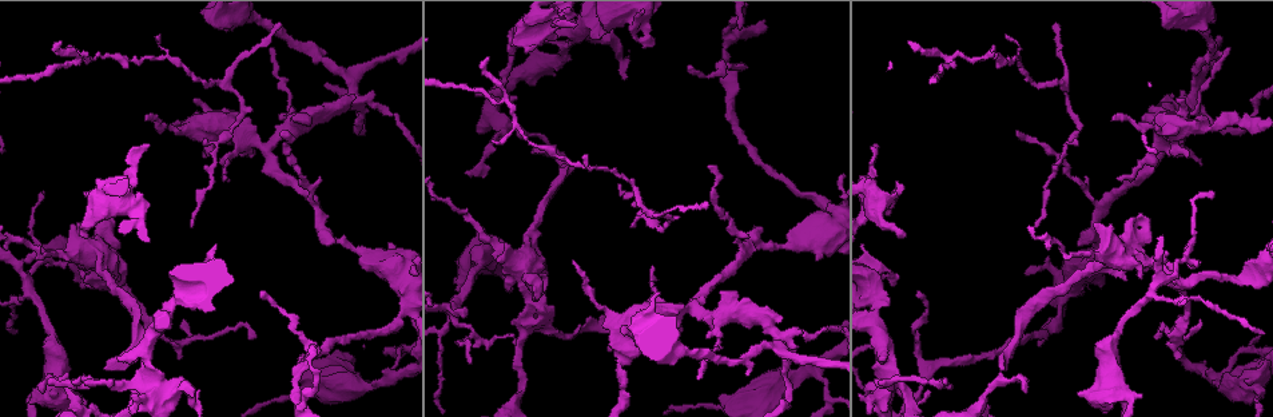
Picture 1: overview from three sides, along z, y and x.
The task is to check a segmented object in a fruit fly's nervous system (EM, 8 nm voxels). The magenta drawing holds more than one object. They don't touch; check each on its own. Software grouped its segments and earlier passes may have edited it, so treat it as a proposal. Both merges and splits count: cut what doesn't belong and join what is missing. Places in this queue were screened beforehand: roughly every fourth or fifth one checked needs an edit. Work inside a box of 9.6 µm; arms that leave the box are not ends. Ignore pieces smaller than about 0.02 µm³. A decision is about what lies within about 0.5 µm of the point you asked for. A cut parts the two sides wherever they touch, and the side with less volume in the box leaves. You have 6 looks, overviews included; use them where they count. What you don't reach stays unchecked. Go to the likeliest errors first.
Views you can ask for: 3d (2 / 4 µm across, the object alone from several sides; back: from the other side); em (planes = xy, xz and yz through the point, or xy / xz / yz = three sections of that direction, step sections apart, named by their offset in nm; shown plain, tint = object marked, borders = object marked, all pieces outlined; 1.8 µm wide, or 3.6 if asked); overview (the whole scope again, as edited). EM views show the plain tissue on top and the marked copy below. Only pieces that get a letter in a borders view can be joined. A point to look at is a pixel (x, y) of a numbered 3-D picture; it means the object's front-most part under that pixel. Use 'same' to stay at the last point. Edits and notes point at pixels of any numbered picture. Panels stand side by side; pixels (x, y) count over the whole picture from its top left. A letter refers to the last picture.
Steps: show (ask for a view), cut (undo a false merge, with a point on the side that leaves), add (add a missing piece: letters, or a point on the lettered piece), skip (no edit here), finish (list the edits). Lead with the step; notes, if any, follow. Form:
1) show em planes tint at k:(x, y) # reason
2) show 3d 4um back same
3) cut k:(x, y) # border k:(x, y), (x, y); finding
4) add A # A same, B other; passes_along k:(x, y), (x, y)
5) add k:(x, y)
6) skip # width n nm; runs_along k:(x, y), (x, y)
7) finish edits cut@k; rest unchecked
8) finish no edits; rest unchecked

show em yz step 4 tint at 1:(25, 279) # looks like a crossing

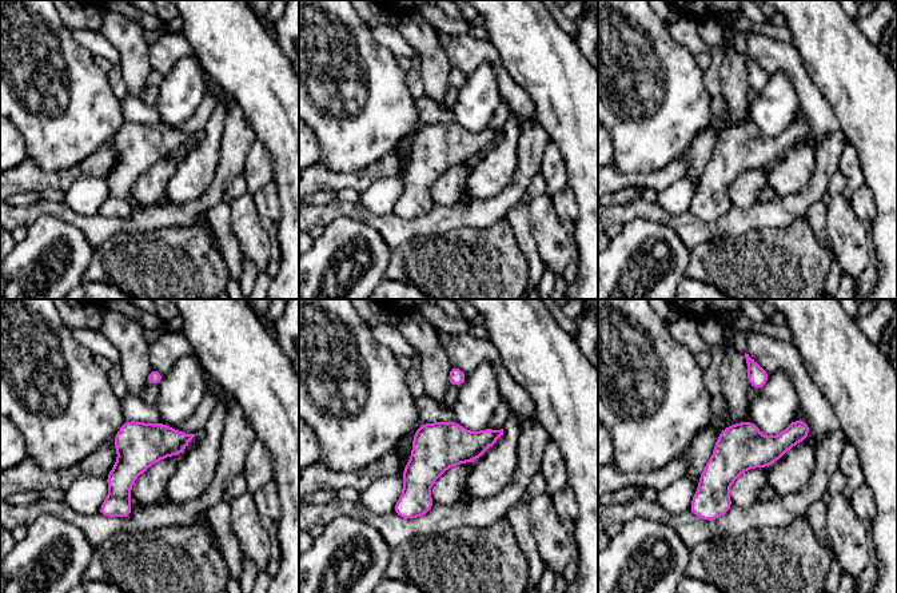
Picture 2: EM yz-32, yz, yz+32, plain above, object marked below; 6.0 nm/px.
show em planes tint same

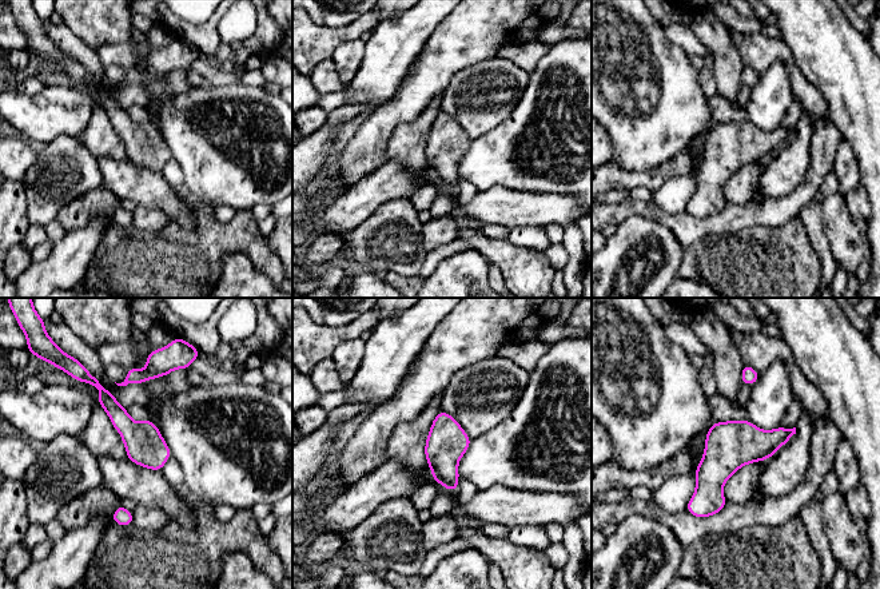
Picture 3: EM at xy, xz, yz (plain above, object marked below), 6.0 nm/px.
show em planes borders same

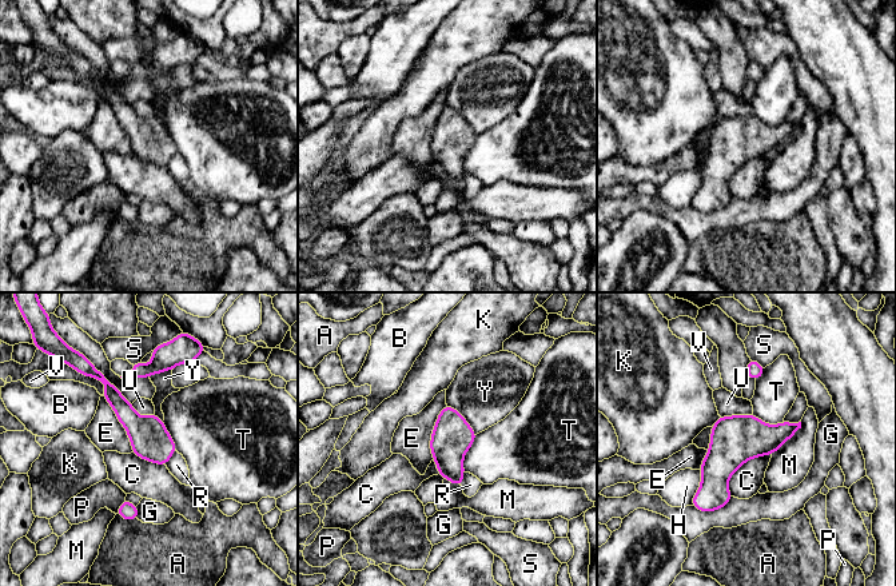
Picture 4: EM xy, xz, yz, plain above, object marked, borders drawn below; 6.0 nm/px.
skip # A other, B other, C other, E other, G other, H other, K other, M other, P other, R other, S other, T other, U other, V other, Y other; border 4:(771, 453), (735, 471), (731, 495); all the same neuron

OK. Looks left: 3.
show em planes borders at 1:(532, 154) # end of a long branch

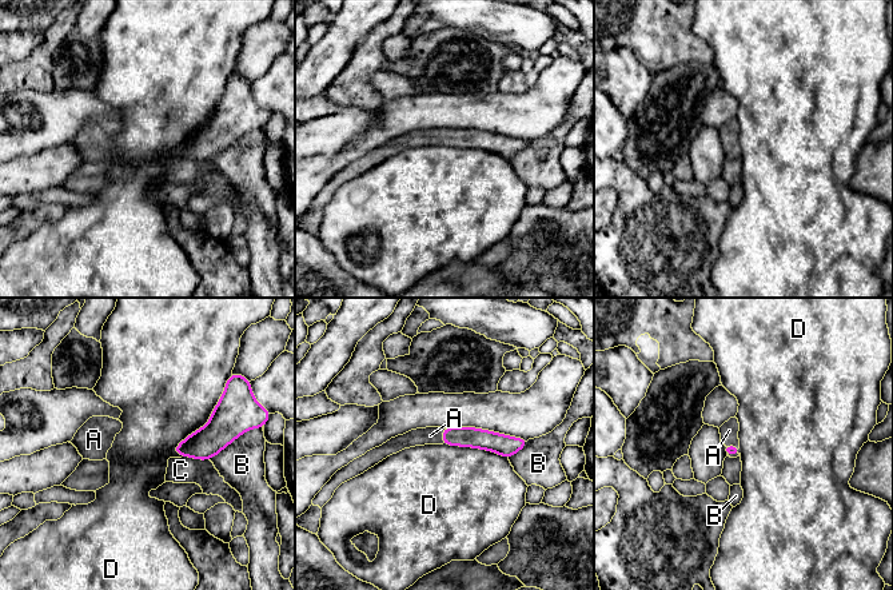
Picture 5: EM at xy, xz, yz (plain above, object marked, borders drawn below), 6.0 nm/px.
add A # A same, B other, C other, D other; the neuron continues

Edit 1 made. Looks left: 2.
show em planes borders at 1:(881, 356) # free end

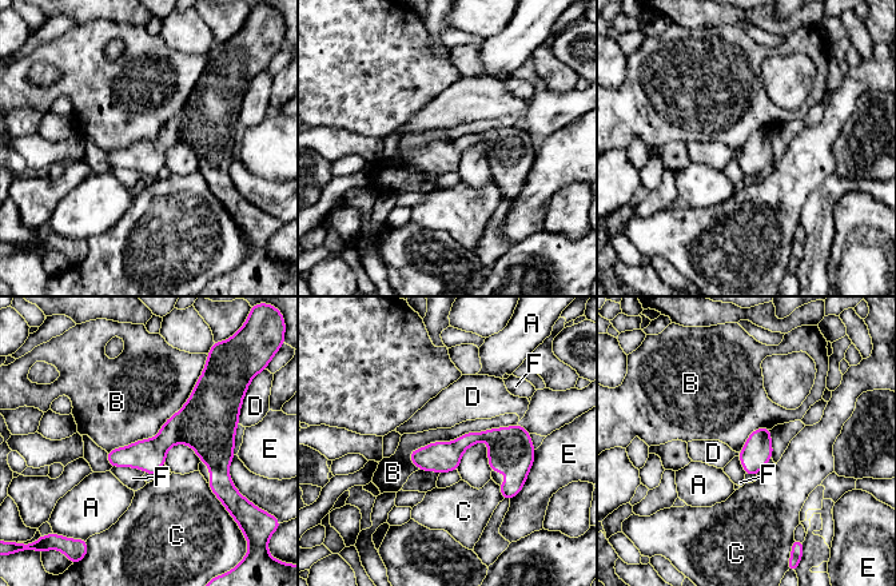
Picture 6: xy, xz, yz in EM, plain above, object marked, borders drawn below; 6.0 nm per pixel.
skip # longest_contact B 700 nm; A other, B other, C other, D other, E other, F other; runs_along 6:(528, 439), (474, 437), (448, 455), (411, 455); no lettered piece goes on from it

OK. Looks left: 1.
finish edits add@5; rest unchecked

